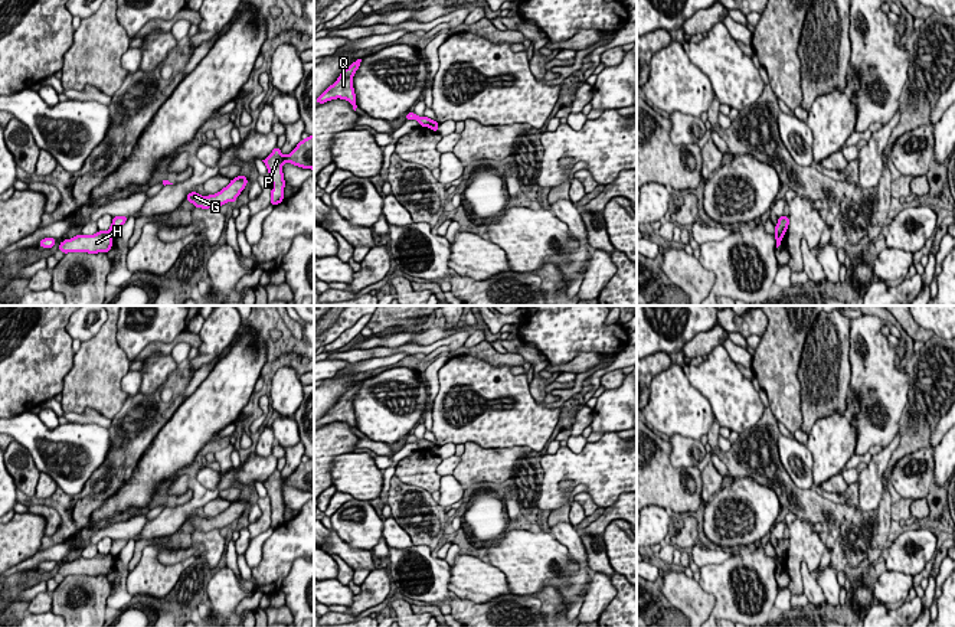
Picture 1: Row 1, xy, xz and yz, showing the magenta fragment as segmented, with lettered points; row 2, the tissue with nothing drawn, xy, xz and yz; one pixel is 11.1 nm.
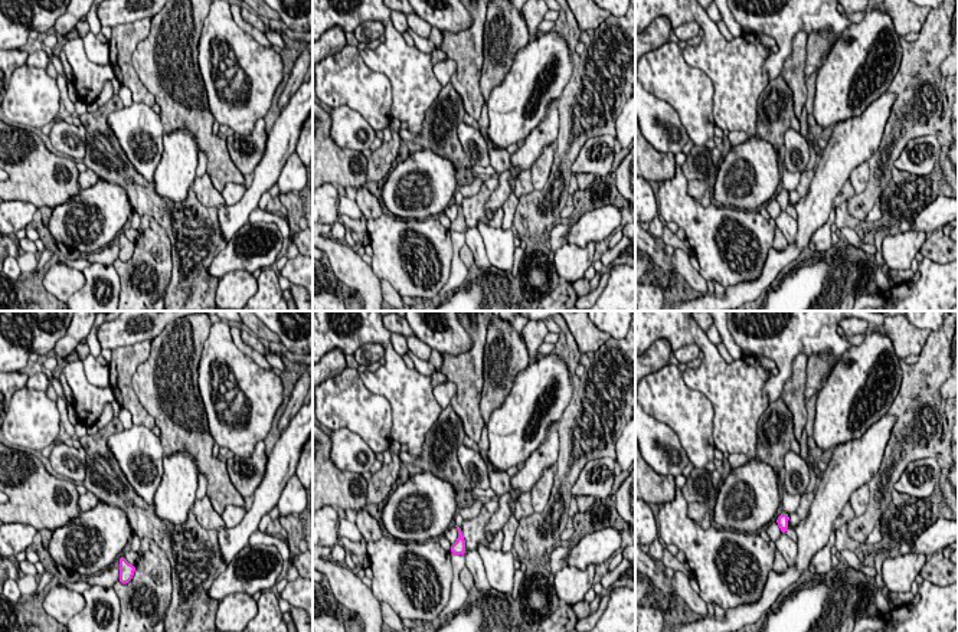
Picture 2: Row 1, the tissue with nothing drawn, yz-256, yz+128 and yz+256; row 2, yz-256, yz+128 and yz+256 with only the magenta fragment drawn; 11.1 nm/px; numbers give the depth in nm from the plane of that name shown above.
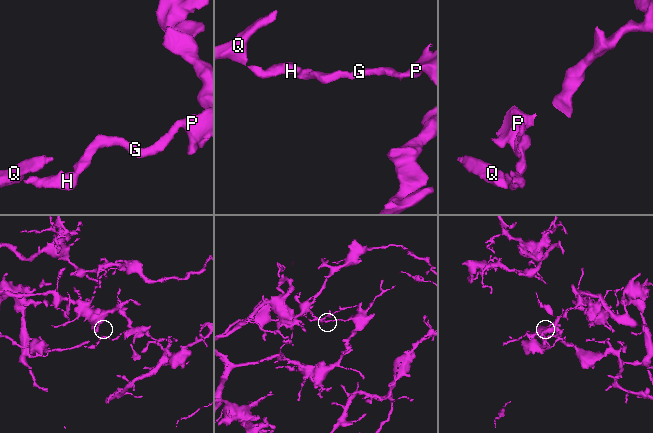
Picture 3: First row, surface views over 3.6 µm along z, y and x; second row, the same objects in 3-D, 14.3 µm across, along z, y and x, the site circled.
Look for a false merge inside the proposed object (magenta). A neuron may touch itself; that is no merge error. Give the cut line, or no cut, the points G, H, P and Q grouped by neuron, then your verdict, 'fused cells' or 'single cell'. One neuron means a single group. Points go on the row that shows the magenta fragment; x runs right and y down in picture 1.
cut in xy along (108, 231), (113, 234); G P / H Q; fused cells

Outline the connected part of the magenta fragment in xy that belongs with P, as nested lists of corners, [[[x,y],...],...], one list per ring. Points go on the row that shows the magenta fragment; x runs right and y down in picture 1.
[[[308,135],[305,140],[301,140],[288,156],[284,156],[281,148],[275,147],[272,153],[262,161],[268,169],[272,183],[271,206],[277,206],[284,200],[284,163],[314,170],[314,135]]]

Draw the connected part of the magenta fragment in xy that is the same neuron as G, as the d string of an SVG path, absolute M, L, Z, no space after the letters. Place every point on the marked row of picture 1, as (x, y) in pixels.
M238 176L230 180L230 183L223 187L220 192L209 196L202 196L196 192L190 192L186 196L186 200L192 202L194 208L202 208L202 209L209 209L213 206L222 206L228 202L236 202L236 197L241 195L241 192L245 189L248 184L248 177L245 176Z

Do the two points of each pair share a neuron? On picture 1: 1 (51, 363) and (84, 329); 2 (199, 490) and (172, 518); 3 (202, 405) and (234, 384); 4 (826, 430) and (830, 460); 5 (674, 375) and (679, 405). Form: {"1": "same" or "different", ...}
{"1": "different", "2": "same", "3": "same", "4": "same", "5": "same"}

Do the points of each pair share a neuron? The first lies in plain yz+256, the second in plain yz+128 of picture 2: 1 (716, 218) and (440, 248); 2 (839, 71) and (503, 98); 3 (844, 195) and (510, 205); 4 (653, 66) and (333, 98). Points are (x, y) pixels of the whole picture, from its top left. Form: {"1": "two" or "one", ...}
{"1": "one", "2": "one", "3": "two", "4": "one"}

